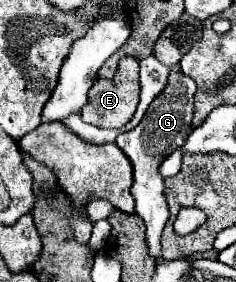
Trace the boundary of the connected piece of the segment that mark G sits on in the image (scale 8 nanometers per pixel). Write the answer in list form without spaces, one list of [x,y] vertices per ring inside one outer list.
[[[173,67],[169,73],[167,87],[161,91],[161,95],[157,95],[157,99],[153,99],[149,111],[145,113],[145,119],[141,119],[141,123],[135,129],[117,135],[117,145],[133,163],[135,179],[133,179],[131,195],[135,197],[135,205],[137,205],[135,213],[141,215],[141,219],[147,225],[149,251],[157,261],[161,261],[161,245],[159,245],[161,231],[169,217],[167,201],[163,197],[163,177],[159,175],[157,167],[169,153],[181,147],[185,137],[189,135],[191,117],[193,117],[193,95],[195,95],[195,81],[187,77],[179,67]]]

